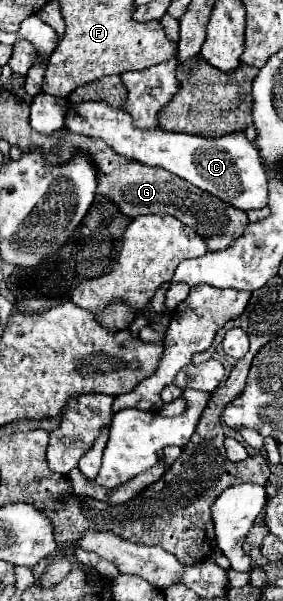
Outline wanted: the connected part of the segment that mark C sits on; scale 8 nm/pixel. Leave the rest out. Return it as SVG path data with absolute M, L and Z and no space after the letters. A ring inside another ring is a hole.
M71 102L65 118L65 128L91 138L107 142L117 154L143 162L145 166L159 166L191 182L193 186L237 206L239 210L253 210L267 206L267 180L261 156L245 132L231 132L219 138L205 138L183 132L169 132L163 128L137 128L125 108L113 108L107 102Z

